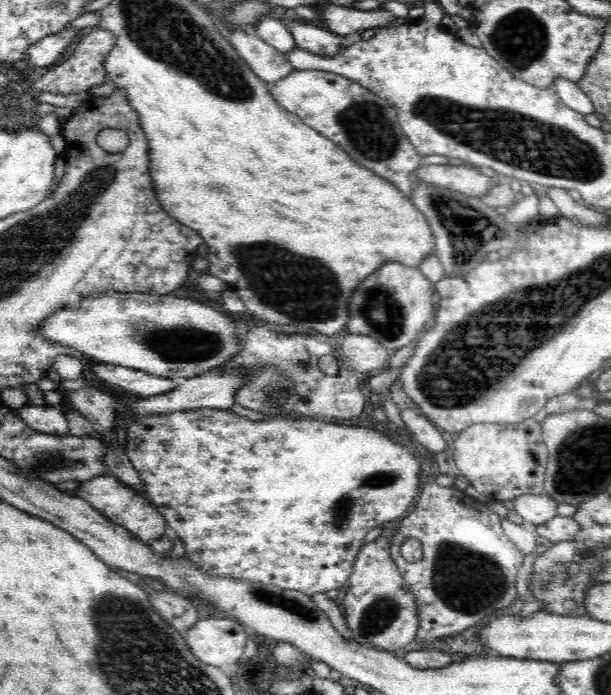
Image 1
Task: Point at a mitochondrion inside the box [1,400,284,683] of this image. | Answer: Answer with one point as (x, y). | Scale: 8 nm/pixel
(51, 463)

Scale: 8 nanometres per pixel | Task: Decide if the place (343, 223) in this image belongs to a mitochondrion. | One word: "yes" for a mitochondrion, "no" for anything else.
no

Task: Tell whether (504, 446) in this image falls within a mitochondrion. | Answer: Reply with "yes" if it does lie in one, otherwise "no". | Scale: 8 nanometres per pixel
no

